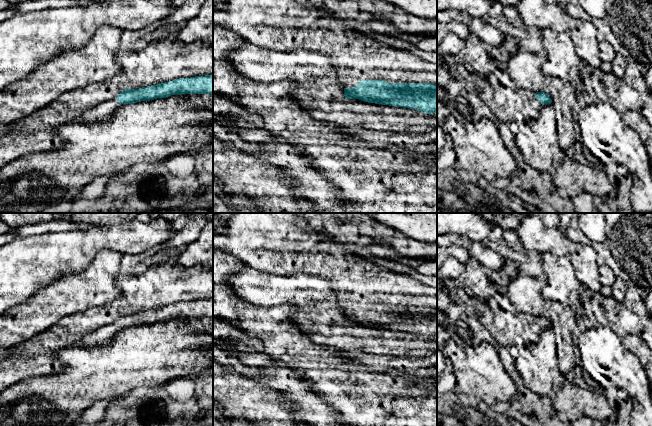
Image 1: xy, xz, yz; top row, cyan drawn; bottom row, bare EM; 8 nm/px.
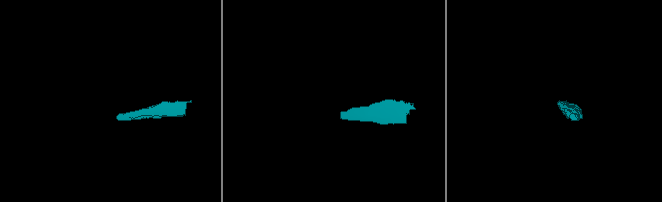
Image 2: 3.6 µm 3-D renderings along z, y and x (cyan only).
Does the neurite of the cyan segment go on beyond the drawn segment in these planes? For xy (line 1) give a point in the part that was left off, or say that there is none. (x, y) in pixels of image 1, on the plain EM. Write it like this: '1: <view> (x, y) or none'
1: none

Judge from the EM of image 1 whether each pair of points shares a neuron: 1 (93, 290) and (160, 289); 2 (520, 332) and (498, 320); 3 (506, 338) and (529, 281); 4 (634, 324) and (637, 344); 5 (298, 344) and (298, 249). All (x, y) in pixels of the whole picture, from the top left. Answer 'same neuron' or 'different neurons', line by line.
1: different neurons
2: same neuron
3: different neurons
4: different neurons
5: different neurons

